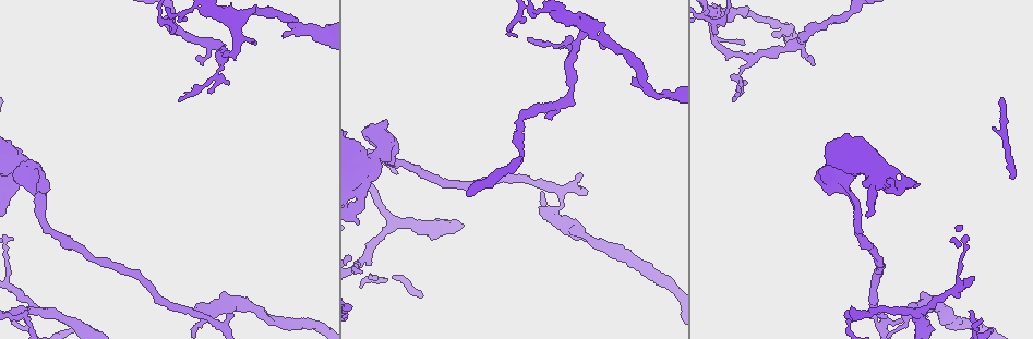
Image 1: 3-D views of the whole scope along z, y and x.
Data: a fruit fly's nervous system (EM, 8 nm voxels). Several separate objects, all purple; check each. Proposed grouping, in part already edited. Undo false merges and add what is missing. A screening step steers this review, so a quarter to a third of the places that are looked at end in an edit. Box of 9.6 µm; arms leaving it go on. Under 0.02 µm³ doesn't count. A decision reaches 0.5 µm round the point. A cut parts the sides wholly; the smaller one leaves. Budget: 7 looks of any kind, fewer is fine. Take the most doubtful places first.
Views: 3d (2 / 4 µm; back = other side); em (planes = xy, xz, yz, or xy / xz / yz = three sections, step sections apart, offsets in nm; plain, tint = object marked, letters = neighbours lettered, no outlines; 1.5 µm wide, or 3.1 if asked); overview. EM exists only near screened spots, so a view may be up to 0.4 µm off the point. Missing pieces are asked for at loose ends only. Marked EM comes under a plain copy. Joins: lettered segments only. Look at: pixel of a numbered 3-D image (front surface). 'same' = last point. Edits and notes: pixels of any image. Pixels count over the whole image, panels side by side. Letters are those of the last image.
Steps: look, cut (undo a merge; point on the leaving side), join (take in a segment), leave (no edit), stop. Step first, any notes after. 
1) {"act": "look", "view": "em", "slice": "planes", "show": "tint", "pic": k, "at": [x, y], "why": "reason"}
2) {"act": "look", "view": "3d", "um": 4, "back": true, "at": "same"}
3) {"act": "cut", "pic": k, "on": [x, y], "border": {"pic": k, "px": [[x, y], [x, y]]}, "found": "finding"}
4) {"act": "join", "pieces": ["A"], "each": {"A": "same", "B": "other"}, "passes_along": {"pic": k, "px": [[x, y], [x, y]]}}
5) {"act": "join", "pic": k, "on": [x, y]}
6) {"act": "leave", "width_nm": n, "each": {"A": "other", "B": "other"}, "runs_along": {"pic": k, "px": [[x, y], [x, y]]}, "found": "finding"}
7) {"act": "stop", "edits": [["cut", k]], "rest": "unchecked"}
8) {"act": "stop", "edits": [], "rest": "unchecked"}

{"act": "look", "view": "em", "um": 3.1, "slice": "xz", "step": 16, "show": "tint", "pic": 1, "at": [574, 56], "why": "sharp bend"}

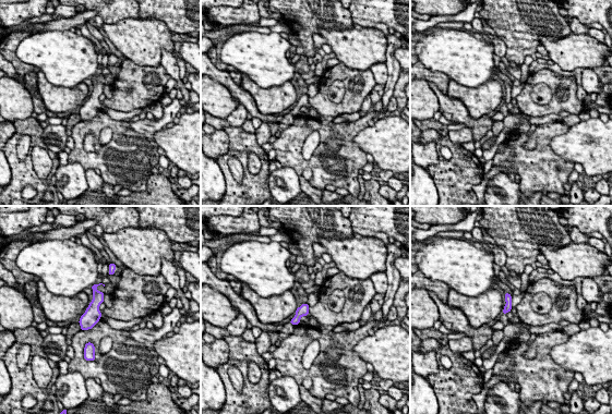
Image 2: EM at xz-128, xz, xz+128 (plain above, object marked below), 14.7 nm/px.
{"act": "look", "view": "em", "um": 3.1, "slice": "xz", "step": 16, "show": "letters", "at": "same", "why": "see the neighbours"}

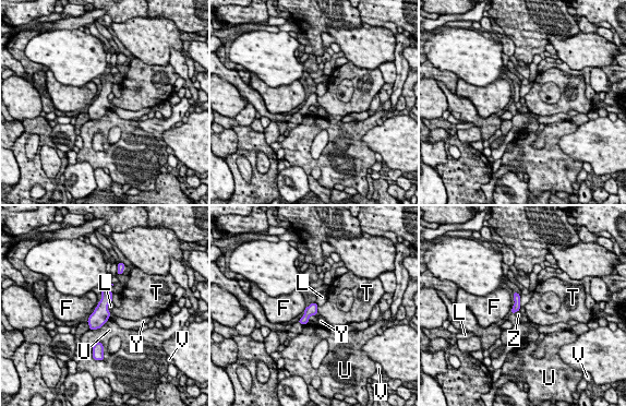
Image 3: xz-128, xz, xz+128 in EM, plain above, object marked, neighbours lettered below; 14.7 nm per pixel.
{"act": "leave", "width_nm": 160, "each": {"F": "other", "L": "other", "T": "other", "U": "other", "V": "other", "Y": "other", "Z": "other"}, "border": {"pic": 3, "px": [[316, 306], [317, 311]]}, "found": "all the same cell"}

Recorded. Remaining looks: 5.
{"act": "look", "view": "3d", "um": 4, "pic": 1, "at": [581, 173], "why": "tapers out"}

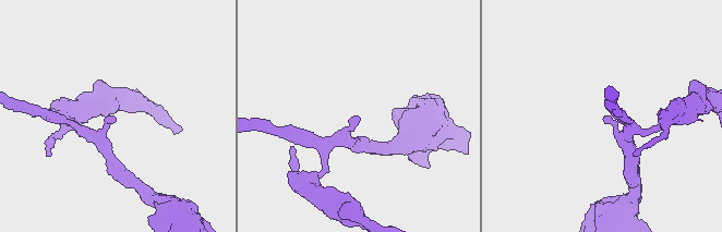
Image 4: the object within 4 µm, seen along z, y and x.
{"act": "look", "view": "em", "slice": "xy", "step": 4, "show": "letters", "pic": 4, "at": [110, 117]}

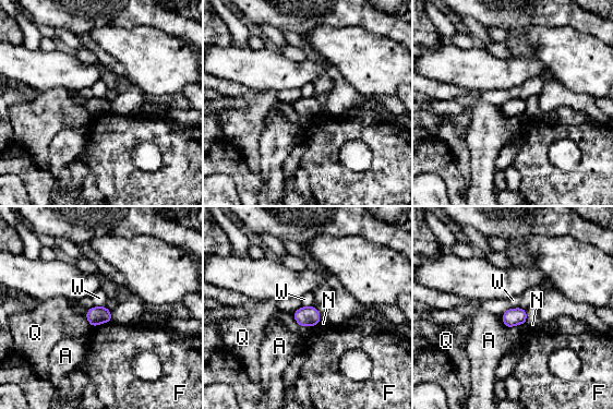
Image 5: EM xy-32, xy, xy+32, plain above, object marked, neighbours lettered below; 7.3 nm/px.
{"act": "look", "view": "em", "slice": "planes", "show": "letters", "at": "same"}

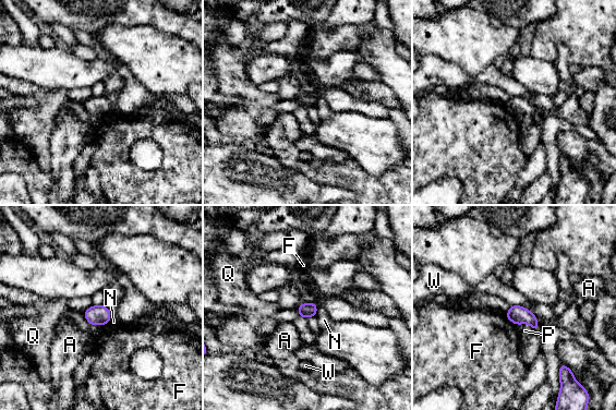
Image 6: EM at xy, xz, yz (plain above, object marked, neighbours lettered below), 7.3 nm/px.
{"act": "leave", "each": {"A": "other", "F": "other", "N": "other", "P": "other", "Q": "other", "W": "other"}, "border": {"pic": 6, "px": [[511, 304], [524, 306], [535, 316]]}, "found": "none of them fits"}

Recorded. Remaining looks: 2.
{"act": "stop", "edits": [], "rest": "unchecked"}

